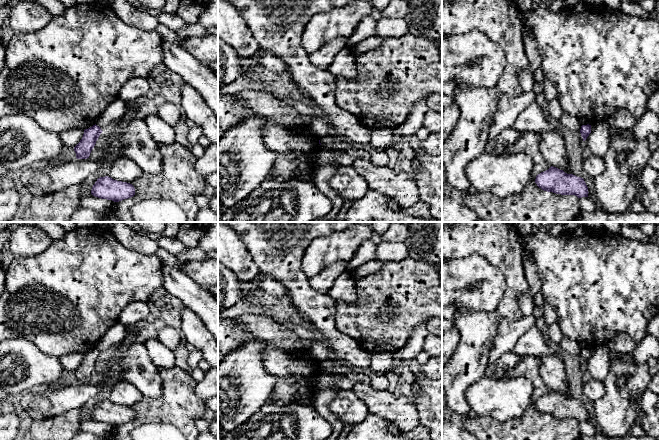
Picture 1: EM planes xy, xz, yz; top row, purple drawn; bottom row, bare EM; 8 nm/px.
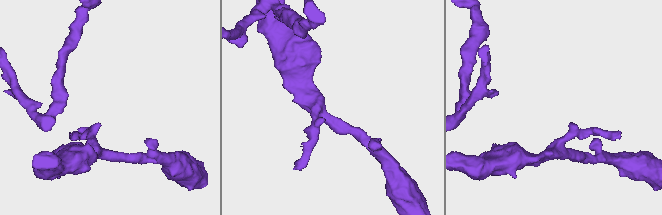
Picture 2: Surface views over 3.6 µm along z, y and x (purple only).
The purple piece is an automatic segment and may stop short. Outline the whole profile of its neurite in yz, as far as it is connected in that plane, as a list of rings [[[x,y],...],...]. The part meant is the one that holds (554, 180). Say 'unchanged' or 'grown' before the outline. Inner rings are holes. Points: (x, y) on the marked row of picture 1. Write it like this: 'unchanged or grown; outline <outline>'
unchanged; outline [[[551,166],[536,176],[535,183],[547,192],[561,195],[575,195],[578,198],[588,197],[588,187],[583,178],[567,174]]]

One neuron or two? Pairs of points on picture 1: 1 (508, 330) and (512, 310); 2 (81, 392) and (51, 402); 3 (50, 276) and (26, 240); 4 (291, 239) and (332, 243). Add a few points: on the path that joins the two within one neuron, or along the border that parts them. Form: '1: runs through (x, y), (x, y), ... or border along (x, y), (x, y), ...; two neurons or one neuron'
1: border along (522, 316), (515, 320), (501, 318), (495, 337); two neurons
2: runs through (74, 396), (58, 401); one neuron
3: border along (53, 240), (40, 253), (16, 257); two neurons
4: border along (333, 232), (316, 237), (305, 249), (301, 262); two neurons

